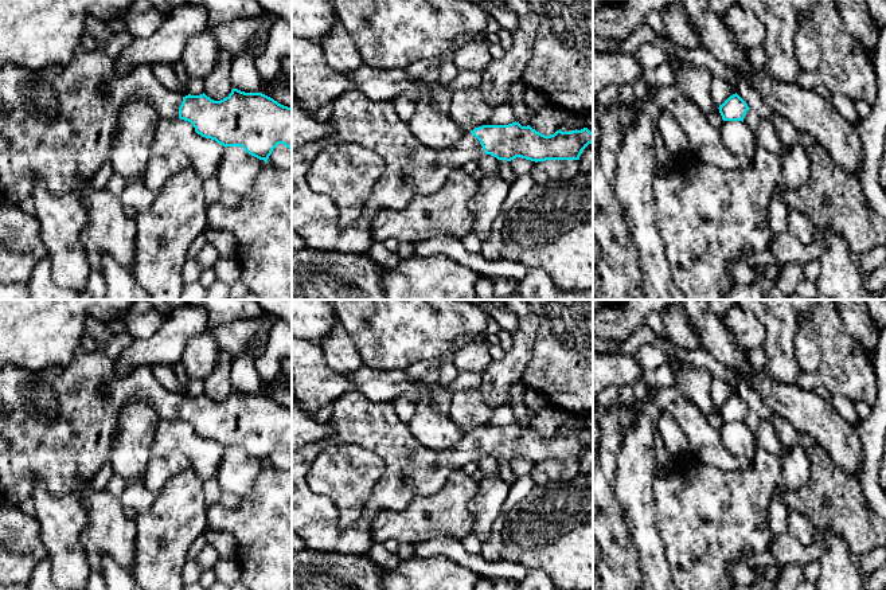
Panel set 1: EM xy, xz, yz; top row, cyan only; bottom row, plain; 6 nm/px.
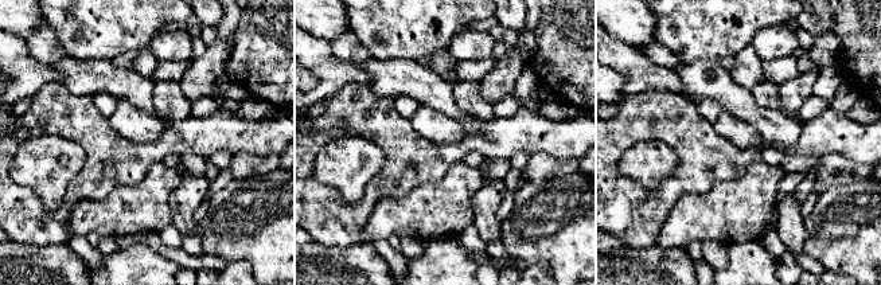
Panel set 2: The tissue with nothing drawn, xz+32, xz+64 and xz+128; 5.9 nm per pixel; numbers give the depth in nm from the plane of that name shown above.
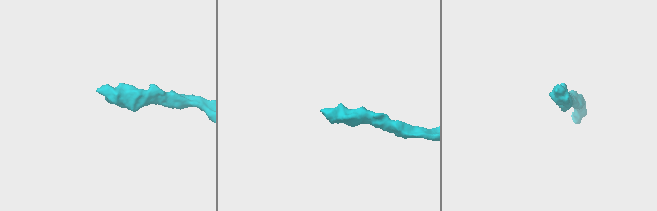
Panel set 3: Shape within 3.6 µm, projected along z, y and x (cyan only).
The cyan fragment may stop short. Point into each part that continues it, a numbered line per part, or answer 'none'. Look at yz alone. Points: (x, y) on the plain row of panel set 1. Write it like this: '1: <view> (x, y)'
1: yz (752, 421)

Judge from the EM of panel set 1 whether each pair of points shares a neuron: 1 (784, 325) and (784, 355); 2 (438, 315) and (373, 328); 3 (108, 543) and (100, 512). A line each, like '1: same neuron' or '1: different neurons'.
1: same neuron
2: same neuron
3: same neuron

